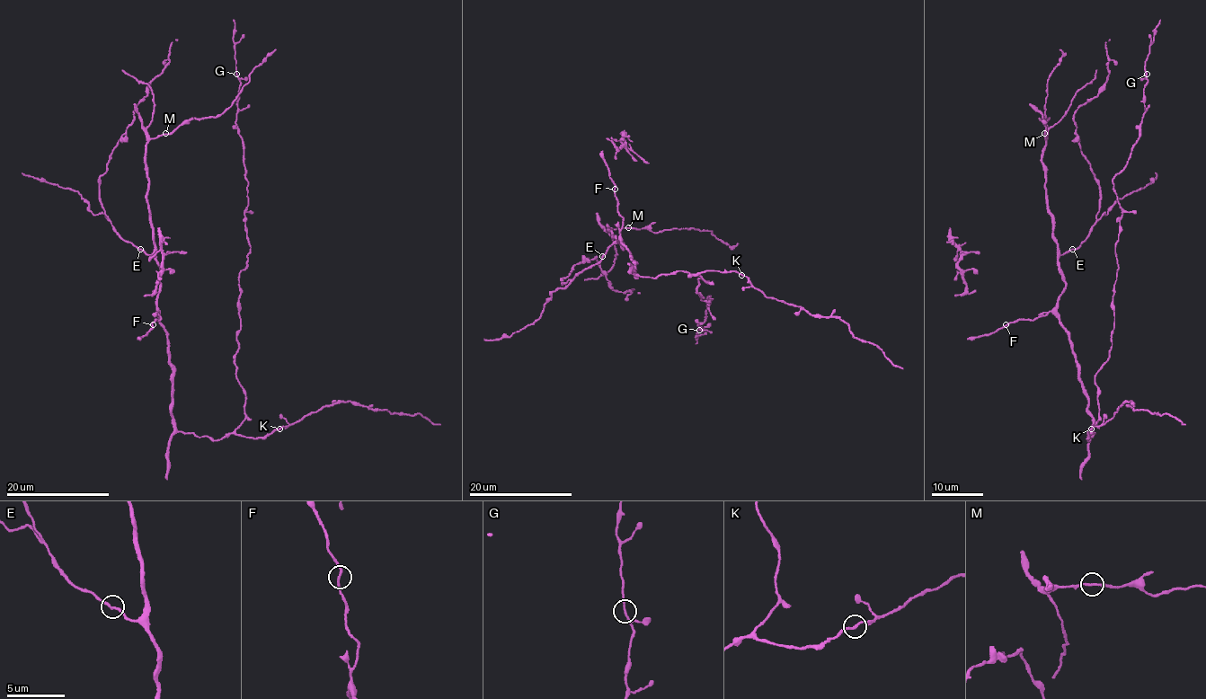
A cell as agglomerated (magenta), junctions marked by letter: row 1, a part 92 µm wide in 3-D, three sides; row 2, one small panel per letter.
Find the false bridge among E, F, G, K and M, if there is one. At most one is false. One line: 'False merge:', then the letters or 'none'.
False merge: none

